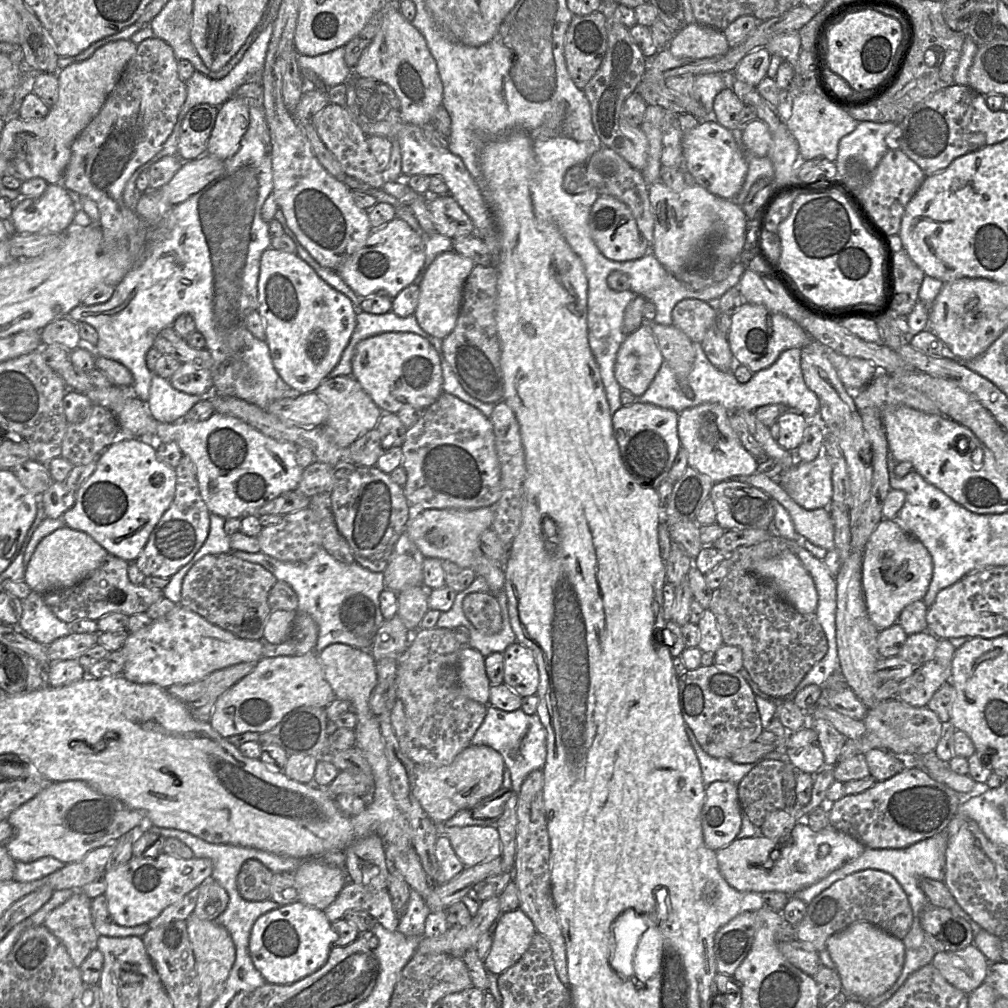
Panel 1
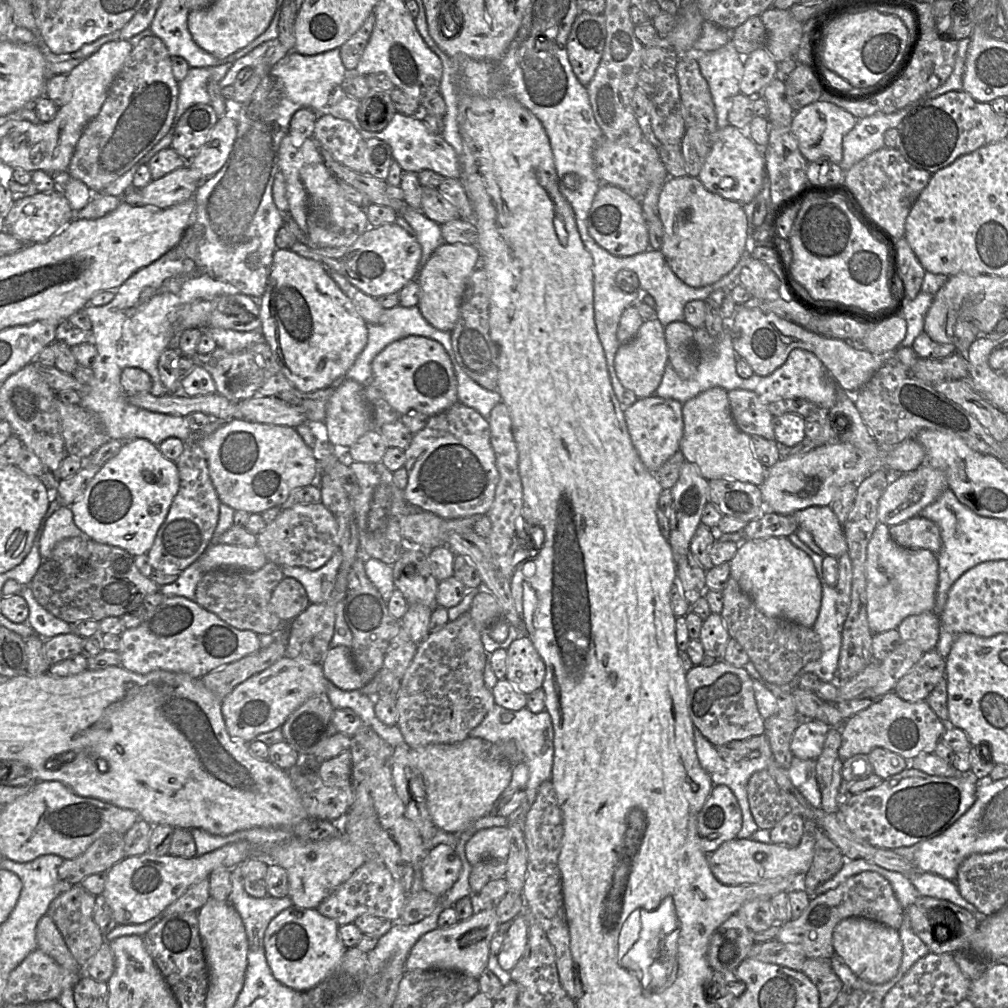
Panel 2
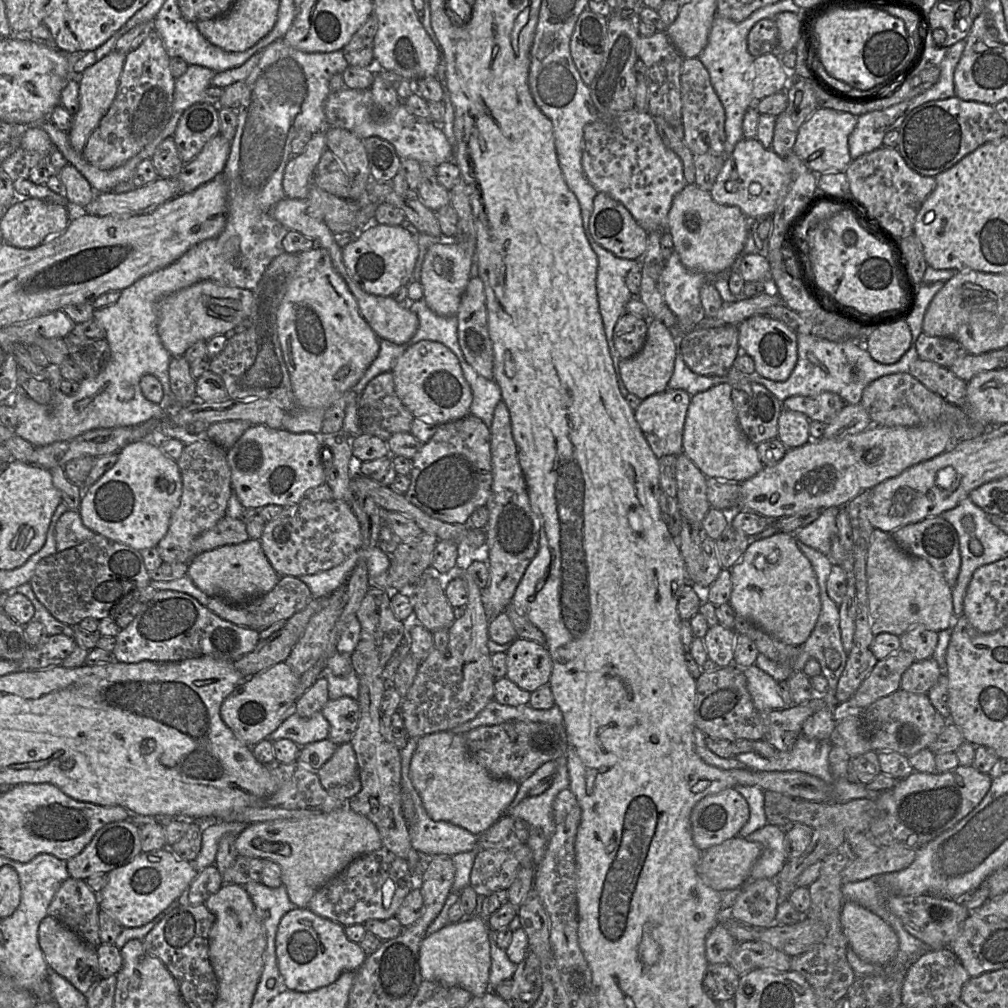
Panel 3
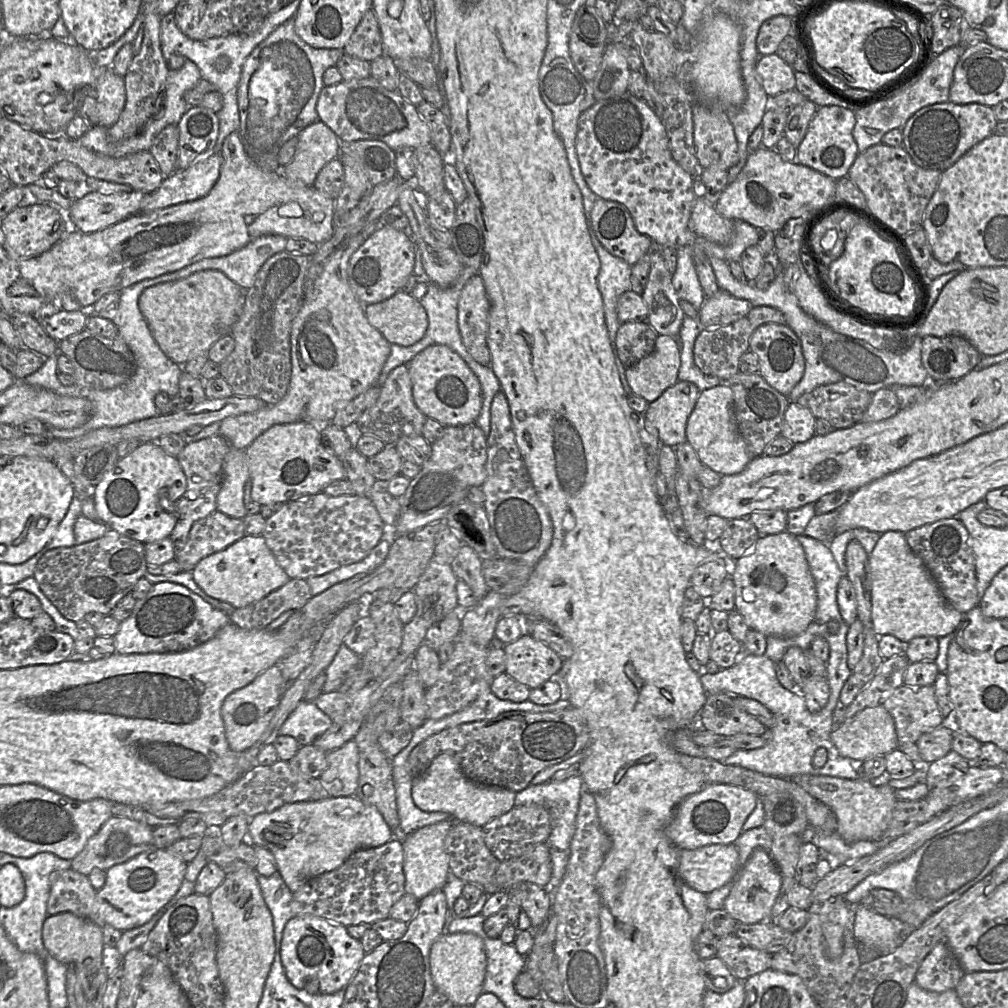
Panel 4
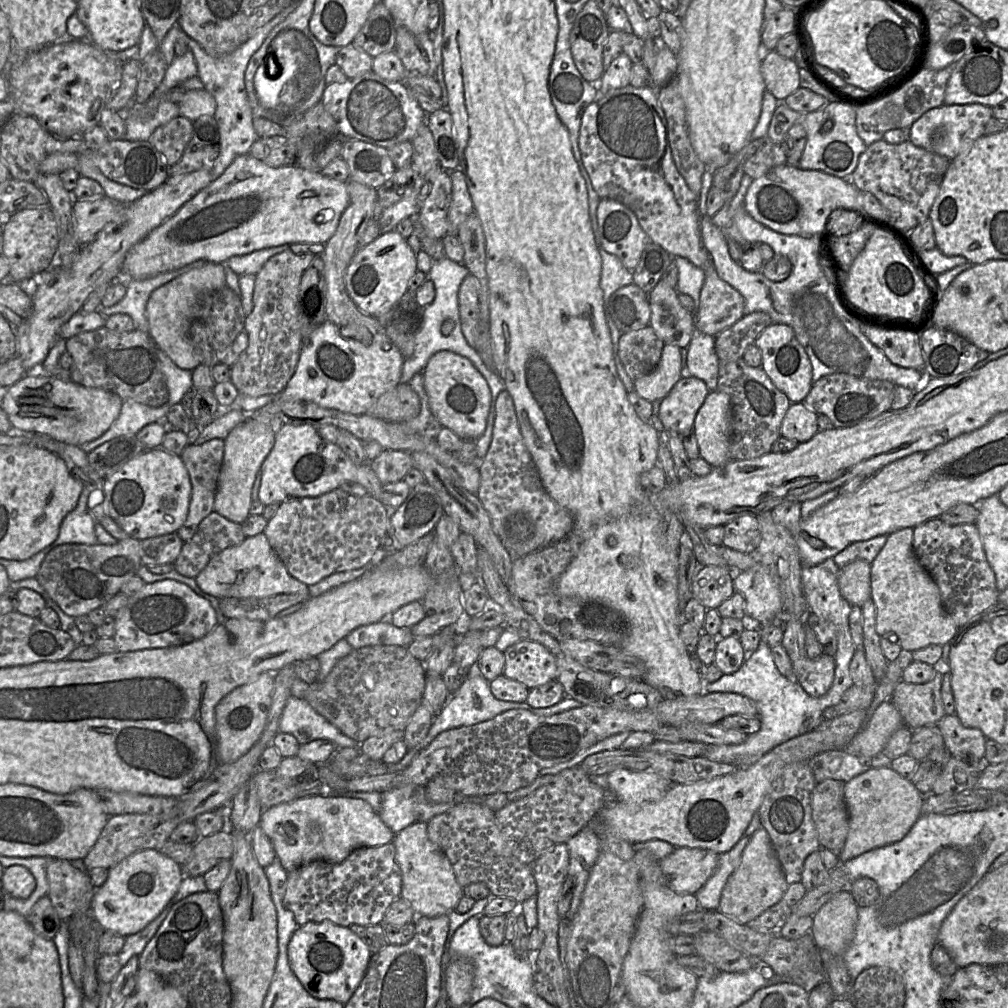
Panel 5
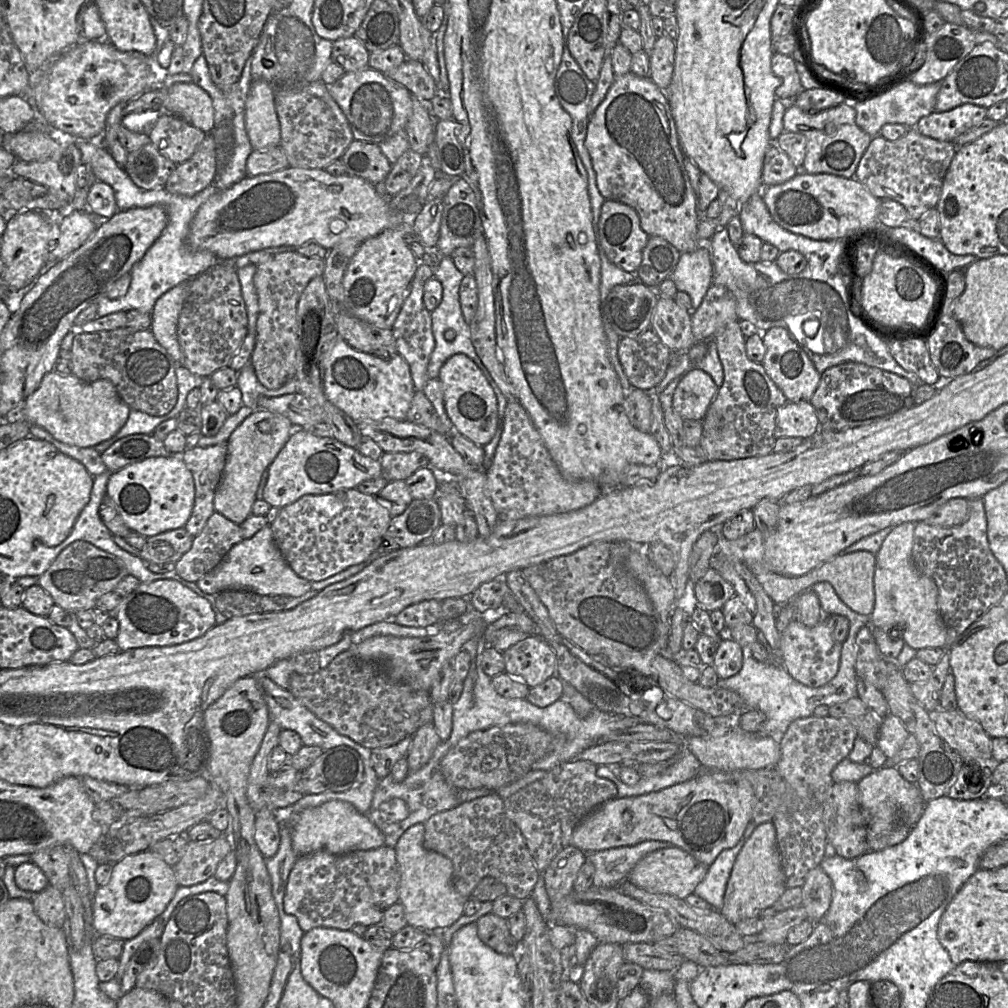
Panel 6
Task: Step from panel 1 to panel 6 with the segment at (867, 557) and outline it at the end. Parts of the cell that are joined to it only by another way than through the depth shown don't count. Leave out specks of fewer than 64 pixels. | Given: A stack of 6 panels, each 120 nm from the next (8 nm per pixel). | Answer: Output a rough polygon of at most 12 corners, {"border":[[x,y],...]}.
{"border":[[915,525],[876,553],[870,624],[946,648],[938,588],[913,561]]}

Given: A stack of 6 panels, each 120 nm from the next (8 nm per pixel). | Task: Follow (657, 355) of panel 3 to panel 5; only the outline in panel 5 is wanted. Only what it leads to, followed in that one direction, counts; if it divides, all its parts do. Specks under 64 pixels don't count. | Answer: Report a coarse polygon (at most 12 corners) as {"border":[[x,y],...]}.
{"border":[[665,344],[656,368],[633,380],[640,397],[665,398],[681,378],[681,348]]}

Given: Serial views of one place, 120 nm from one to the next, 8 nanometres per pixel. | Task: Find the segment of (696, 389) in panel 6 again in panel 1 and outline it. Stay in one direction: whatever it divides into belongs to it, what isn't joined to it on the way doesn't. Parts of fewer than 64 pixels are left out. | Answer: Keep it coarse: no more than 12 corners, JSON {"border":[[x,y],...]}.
{"border":[[635,401],[612,414],[621,460],[658,488],[682,447],[679,413]]}

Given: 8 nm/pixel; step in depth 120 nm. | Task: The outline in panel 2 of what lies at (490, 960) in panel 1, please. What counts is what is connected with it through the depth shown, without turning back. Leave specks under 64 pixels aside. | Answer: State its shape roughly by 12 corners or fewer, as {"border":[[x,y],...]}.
{"border":[[512,920],[497,959],[509,972],[524,954],[527,922]]}

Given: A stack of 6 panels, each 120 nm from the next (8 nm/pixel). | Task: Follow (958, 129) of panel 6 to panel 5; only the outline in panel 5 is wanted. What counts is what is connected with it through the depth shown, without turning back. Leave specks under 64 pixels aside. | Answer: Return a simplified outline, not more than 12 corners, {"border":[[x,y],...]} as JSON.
{"border":[[941,105],[908,140],[954,159],[984,135],[992,107]]}

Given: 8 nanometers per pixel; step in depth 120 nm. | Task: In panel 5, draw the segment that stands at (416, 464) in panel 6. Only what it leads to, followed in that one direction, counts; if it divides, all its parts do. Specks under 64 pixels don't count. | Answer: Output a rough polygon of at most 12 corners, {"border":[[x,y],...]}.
{"border":[[384,449],[370,461],[382,485],[404,480],[409,452]]}

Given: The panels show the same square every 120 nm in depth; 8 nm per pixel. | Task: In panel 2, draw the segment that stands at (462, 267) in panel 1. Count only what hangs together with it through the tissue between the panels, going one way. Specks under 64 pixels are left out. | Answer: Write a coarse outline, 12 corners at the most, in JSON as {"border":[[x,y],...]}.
{"border":[[443,243],[419,277],[418,307],[451,332],[476,245]]}

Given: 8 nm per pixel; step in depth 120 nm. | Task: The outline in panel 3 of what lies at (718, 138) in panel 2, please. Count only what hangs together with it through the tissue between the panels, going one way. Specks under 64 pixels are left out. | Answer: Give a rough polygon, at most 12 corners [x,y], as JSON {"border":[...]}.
{"border":[[743,138],[710,195],[748,219],[772,217],[789,184],[784,158]]}

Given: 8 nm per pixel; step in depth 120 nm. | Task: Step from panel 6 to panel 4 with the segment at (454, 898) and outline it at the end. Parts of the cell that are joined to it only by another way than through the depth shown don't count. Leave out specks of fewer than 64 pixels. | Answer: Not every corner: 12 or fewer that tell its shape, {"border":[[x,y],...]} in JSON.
{"border":[[454,818],[402,836],[405,892],[421,900],[450,873]]}

